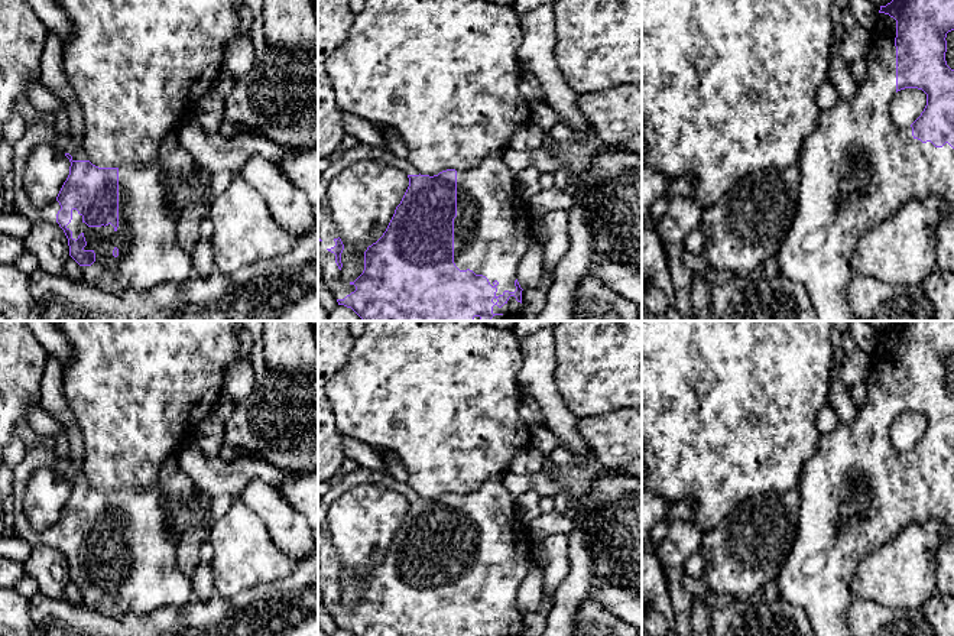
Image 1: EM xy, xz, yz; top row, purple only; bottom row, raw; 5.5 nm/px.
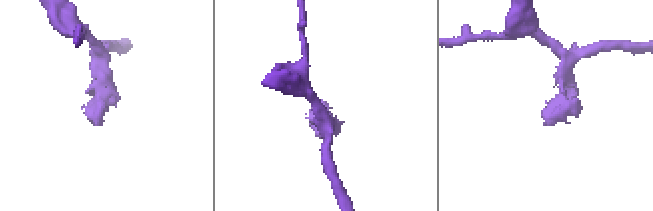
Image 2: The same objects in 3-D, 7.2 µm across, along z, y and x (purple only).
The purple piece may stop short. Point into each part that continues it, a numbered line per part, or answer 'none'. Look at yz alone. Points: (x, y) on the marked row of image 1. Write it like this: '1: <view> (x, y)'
1: yz (857, 168)

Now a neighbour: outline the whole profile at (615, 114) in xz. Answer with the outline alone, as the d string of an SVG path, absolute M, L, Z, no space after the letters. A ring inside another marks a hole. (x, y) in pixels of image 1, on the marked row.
M636 85L580 94L578 107L594 136L610 146L642 134L642 88Z

